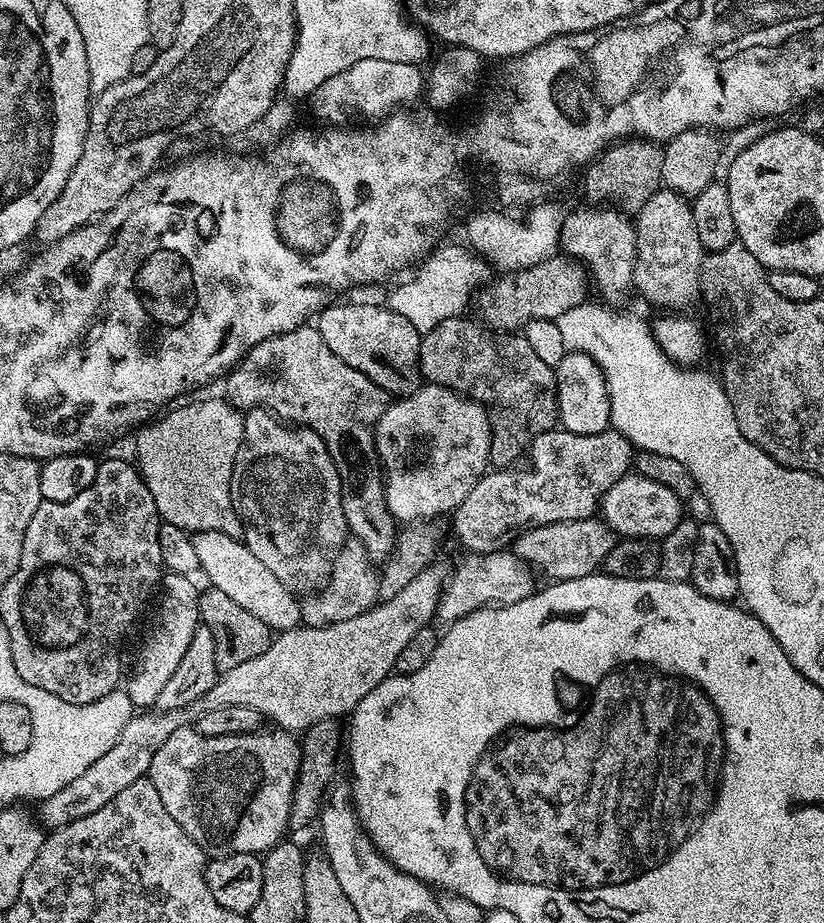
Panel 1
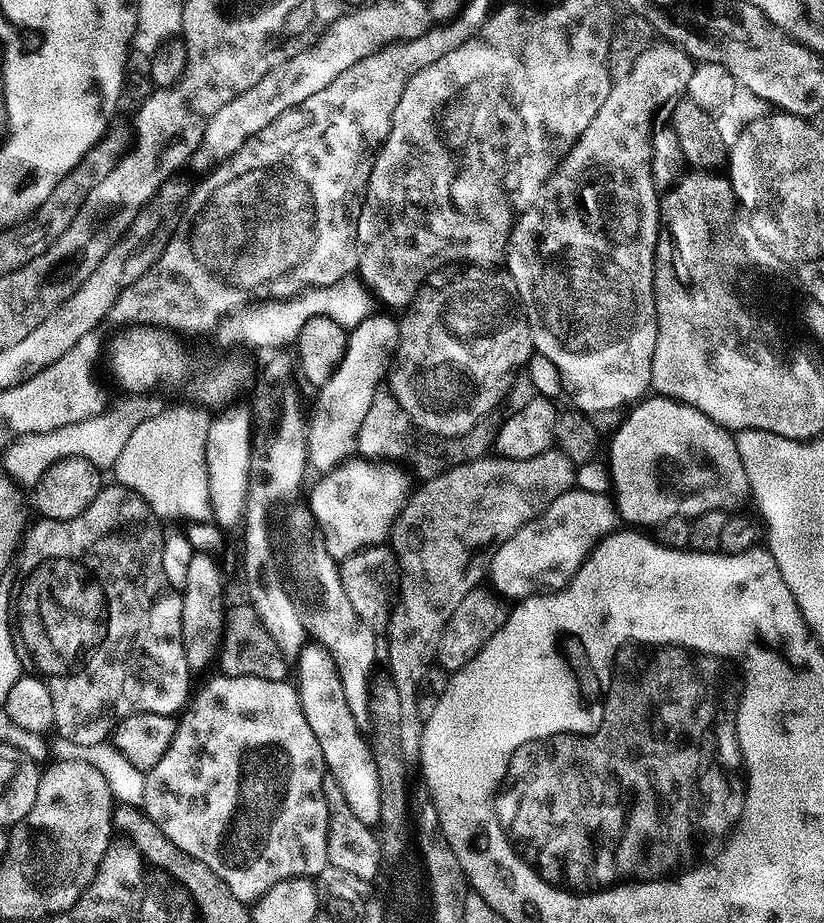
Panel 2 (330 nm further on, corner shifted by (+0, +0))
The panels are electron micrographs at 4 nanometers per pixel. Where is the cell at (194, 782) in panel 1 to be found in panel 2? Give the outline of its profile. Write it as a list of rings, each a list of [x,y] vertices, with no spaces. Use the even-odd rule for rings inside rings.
[[[216,674],[213,680],[208,680],[200,689],[195,689],[190,703],[183,709],[176,725],[174,742],[170,742],[170,750],[162,754],[158,766],[154,766],[144,773],[144,799],[142,811],[150,817],[154,826],[178,846],[190,858],[198,858],[198,862],[206,862],[226,886],[230,886],[230,894],[234,898],[245,902],[255,902],[270,886],[282,882],[286,878],[306,876],[315,878],[319,876],[323,868],[329,867],[328,862],[328,807],[326,806],[326,769],[324,767],[324,755],[322,746],[318,746],[318,738],[314,738],[314,730],[310,730],[310,722],[306,722],[306,714],[302,714],[302,702],[300,695],[296,693],[295,683],[288,680],[270,682],[270,678],[238,678]]]

